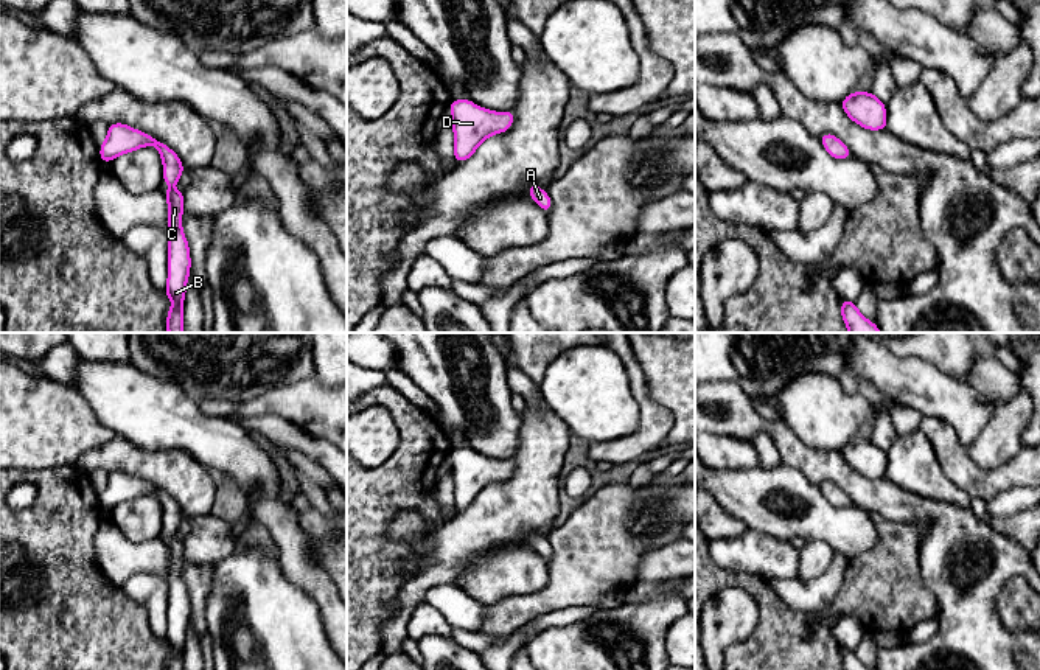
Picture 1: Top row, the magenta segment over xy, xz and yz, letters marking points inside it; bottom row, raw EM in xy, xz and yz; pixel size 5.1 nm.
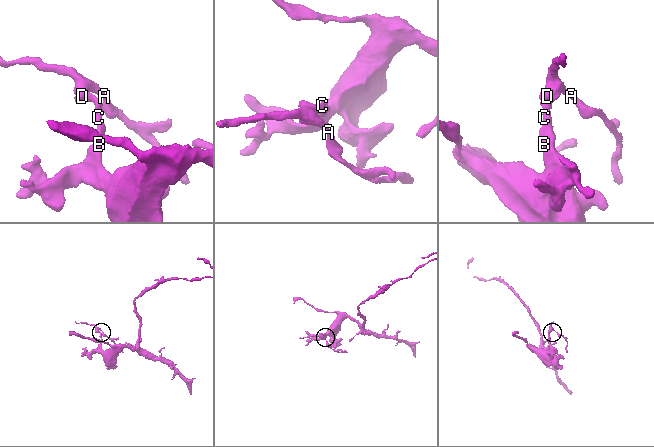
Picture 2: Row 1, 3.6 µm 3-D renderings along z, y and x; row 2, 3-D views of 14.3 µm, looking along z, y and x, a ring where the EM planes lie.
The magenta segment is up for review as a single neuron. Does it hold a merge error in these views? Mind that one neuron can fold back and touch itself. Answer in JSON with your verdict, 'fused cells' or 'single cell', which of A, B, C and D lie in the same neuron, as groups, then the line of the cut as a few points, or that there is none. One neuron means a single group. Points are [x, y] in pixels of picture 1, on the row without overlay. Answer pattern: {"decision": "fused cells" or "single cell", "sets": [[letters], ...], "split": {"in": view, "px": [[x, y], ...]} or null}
{"decision": "single cell", "sets": [["A", "B", "C", "D"]], "split": null}

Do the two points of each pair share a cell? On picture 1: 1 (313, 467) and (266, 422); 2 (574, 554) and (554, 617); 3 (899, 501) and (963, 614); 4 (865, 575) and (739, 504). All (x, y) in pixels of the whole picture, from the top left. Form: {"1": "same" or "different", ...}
{"1": "different", "2": "different", "3": "same", "4": "different"}

